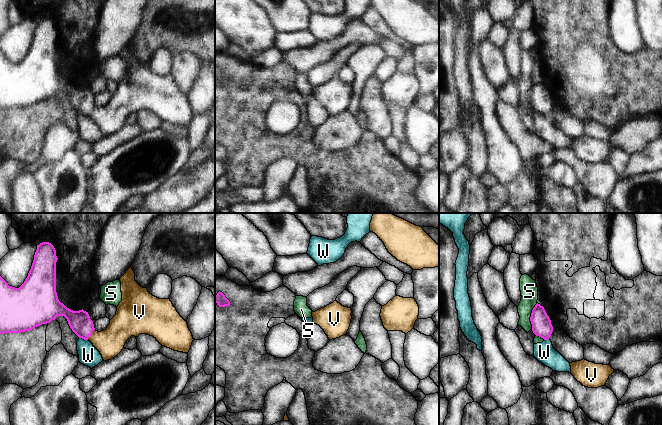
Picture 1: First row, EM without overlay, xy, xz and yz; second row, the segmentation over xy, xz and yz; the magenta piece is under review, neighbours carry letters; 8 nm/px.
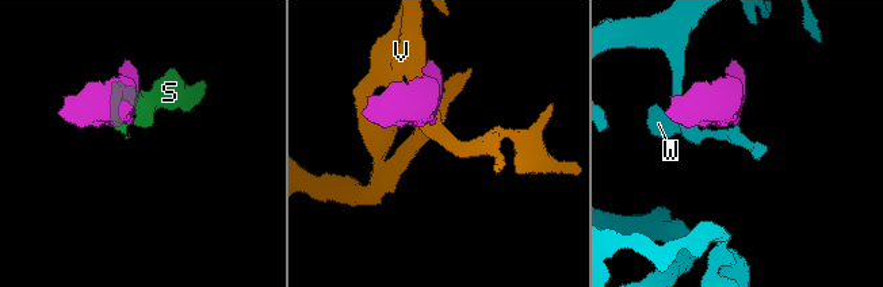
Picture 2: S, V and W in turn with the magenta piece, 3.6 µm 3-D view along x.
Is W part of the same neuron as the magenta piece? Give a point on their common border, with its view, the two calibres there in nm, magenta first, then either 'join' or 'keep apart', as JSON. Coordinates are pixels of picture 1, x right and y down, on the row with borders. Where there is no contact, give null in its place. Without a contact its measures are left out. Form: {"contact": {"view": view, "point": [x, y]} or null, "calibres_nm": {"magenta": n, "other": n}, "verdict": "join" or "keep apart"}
{"contact": {"view": "xy", "point": [83, 338]}, "calibres_nm": {"magenta": 180, "other": 160}, "verdict": "keep apart"}

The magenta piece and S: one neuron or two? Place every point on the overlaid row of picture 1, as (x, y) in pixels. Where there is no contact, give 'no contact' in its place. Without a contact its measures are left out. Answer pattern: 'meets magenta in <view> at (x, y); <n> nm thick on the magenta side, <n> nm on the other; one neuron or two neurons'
meets magenta in yz at (531, 316); 160 nm thick on the magenta side, 140 nm on the other; two neurons

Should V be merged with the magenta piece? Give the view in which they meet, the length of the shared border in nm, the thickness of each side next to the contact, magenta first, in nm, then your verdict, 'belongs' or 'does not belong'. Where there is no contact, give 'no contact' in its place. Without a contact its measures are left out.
meets magenta in xy; contact 110 nm long; 180 nm thick on the magenta side, 220 nm on the other; belongs

